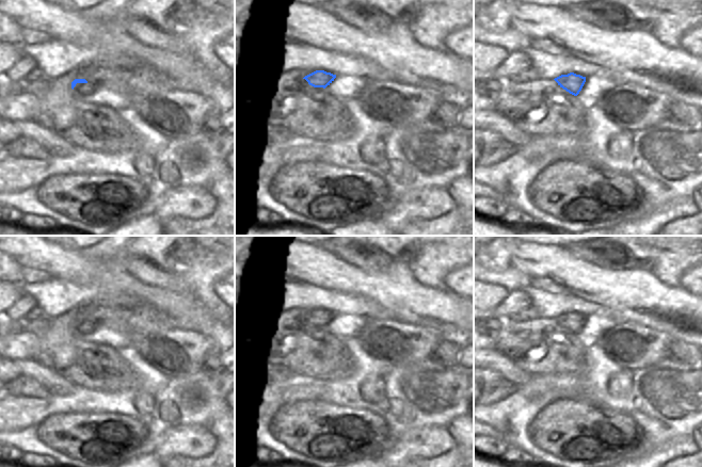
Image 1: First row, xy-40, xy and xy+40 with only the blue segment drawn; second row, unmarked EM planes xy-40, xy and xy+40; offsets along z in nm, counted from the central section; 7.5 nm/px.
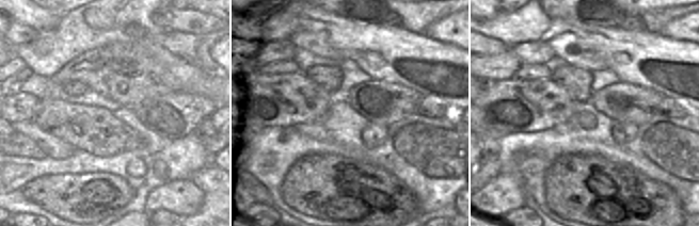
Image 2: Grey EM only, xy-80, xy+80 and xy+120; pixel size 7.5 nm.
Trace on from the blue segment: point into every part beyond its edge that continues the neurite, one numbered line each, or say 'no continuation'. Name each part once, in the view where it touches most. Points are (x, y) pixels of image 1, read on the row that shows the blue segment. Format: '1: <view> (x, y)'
1: xy-40 (82, 89)

